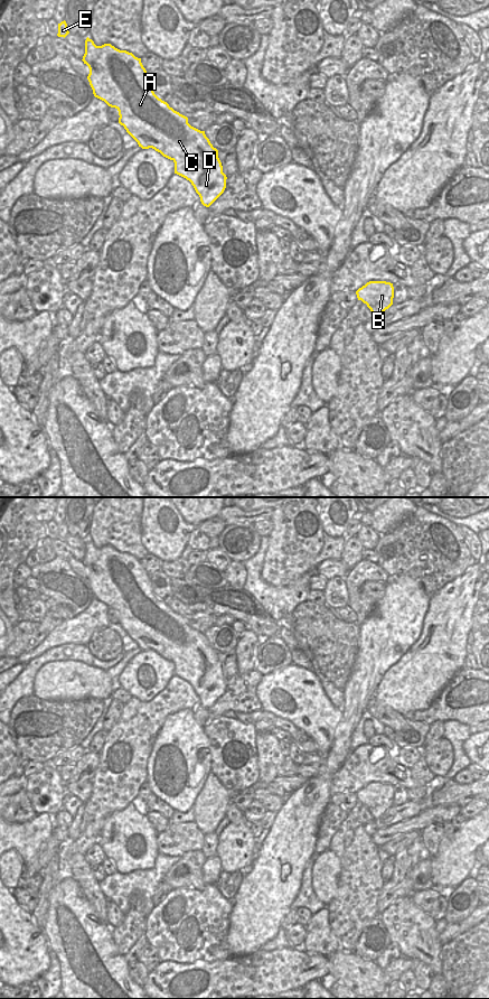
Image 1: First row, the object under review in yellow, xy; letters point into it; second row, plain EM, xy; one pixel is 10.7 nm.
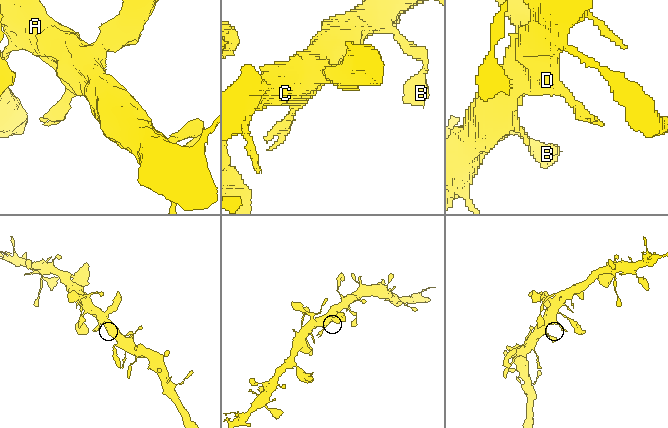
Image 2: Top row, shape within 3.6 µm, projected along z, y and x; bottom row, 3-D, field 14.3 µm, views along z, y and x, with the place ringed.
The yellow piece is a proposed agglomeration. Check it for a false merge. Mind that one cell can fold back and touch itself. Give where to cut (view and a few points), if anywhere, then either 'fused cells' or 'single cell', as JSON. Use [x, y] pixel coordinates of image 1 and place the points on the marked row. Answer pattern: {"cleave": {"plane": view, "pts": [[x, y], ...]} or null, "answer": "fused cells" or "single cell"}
{"cleave": null, "answer": "single cell"}

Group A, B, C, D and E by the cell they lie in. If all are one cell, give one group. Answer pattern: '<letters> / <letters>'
A B C D E

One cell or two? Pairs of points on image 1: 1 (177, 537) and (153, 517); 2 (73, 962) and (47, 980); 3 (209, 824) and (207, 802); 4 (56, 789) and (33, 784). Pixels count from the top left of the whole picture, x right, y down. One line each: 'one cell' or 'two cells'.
1: one cell
2: two cells
3: one cell
4: one cell

